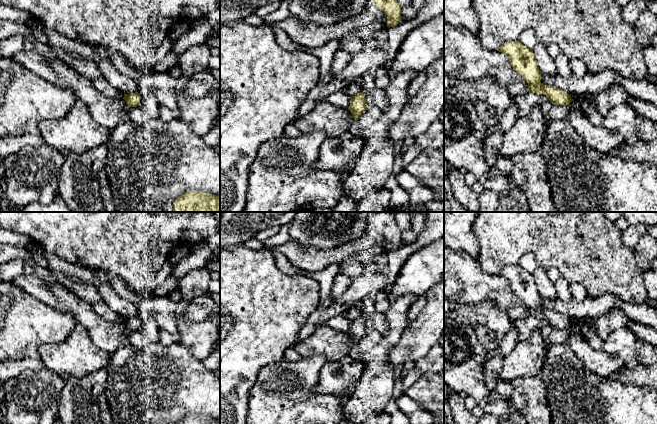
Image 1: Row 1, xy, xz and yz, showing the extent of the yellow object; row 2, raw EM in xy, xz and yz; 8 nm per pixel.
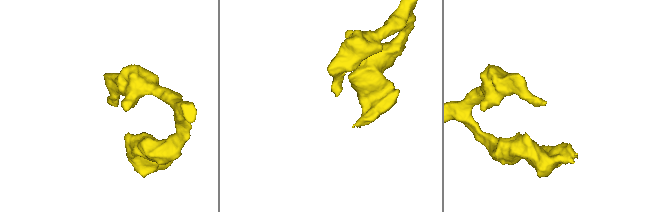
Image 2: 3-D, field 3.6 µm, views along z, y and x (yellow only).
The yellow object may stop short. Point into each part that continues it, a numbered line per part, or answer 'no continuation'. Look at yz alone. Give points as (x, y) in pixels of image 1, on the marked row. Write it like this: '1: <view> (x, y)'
no continuation

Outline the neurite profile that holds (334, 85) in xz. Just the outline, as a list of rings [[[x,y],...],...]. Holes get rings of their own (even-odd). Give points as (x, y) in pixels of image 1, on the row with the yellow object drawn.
[[[331,74],[331,78],[328,81],[318,82],[318,84],[307,94],[303,103],[299,106],[297,118],[310,112],[328,95],[344,91],[348,84],[349,81],[341,80],[334,74]]]

